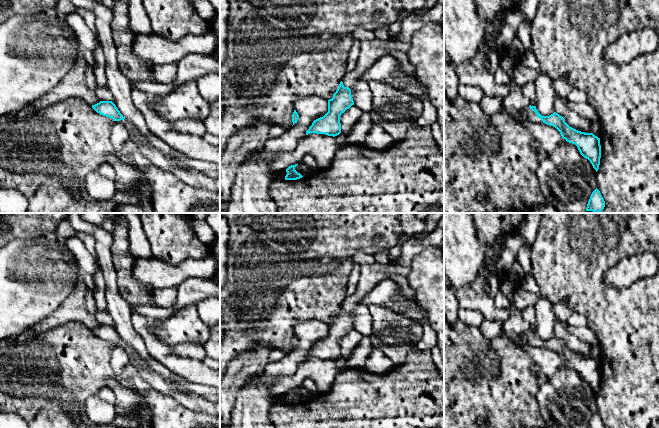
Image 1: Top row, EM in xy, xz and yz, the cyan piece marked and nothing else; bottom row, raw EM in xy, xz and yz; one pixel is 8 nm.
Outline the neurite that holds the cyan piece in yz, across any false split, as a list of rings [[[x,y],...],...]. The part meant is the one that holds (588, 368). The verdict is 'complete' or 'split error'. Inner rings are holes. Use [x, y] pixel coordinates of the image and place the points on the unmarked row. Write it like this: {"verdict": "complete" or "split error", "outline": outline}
{"verdict": "split error", "outline": [[[527,330],[525,332],[527,345],[532,347],[545,347],[555,351],[567,366],[575,368],[580,378],[588,383],[596,396],[599,393],[601,382],[600,362],[593,357],[585,357],[570,351],[565,343],[554,336],[549,340],[542,340],[536,333],[536,330]]]}

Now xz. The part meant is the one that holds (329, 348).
{"verdict": "split error", "outline": [[[392,261],[387,264],[374,262],[369,265],[359,265],[360,278],[355,292],[351,296],[346,296],[340,306],[333,322],[328,324],[328,336],[313,345],[312,349],[306,355],[310,357],[325,358],[328,360],[337,360],[341,357],[340,340],[352,329],[354,325],[351,314],[354,308],[361,304],[363,298],[381,281],[391,279],[393,275],[409,275],[409,267],[395,264]]]}

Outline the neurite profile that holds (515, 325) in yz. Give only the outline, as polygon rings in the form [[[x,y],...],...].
[[[511,305],[509,307],[509,317],[504,321],[501,334],[516,342],[520,335],[529,329],[530,324],[523,318],[521,310]]]

